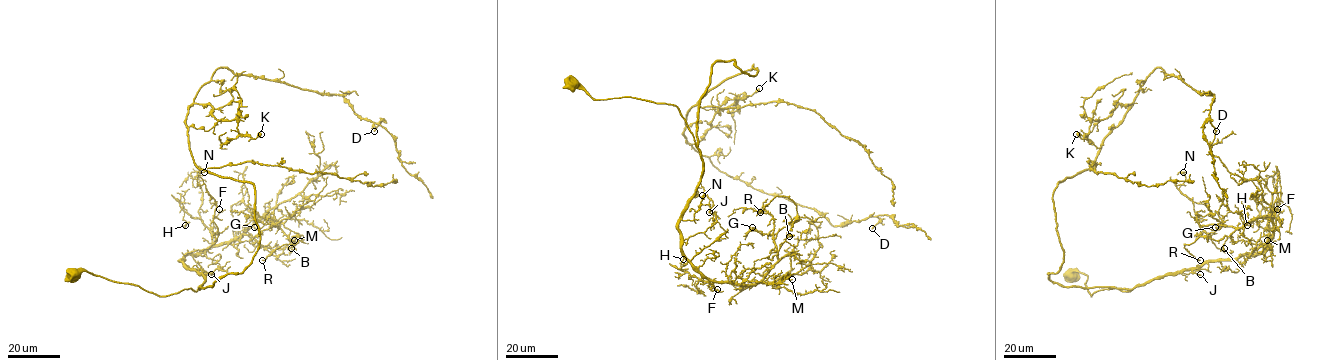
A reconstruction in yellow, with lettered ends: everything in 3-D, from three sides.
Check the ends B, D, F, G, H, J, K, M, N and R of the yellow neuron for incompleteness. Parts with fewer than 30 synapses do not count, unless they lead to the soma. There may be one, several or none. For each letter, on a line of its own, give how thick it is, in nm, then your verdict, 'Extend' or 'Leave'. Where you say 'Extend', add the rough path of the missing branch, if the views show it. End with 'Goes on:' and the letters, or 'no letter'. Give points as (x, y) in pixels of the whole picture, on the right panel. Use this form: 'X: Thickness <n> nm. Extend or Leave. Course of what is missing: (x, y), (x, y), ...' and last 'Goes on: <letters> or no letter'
B: Thickness 140 nm. Leave
D: Thickness 240 nm. Extend. Course of what is missing: (1216, 131), (1222, 143), (1223, 169), (1226, 175)
F: Thickness 130 nm. Leave
G: Thickness 140 nm. Leave
H: Thickness 150 nm. Leave
J: Thickness 130 nm. Leave
K: Thickness 550 nm. Leave
M: Thickness 130 nm. Leave
N: Thickness 110 nm. Leave
R: Thickness 100 nm. Leave
Goes on: D

